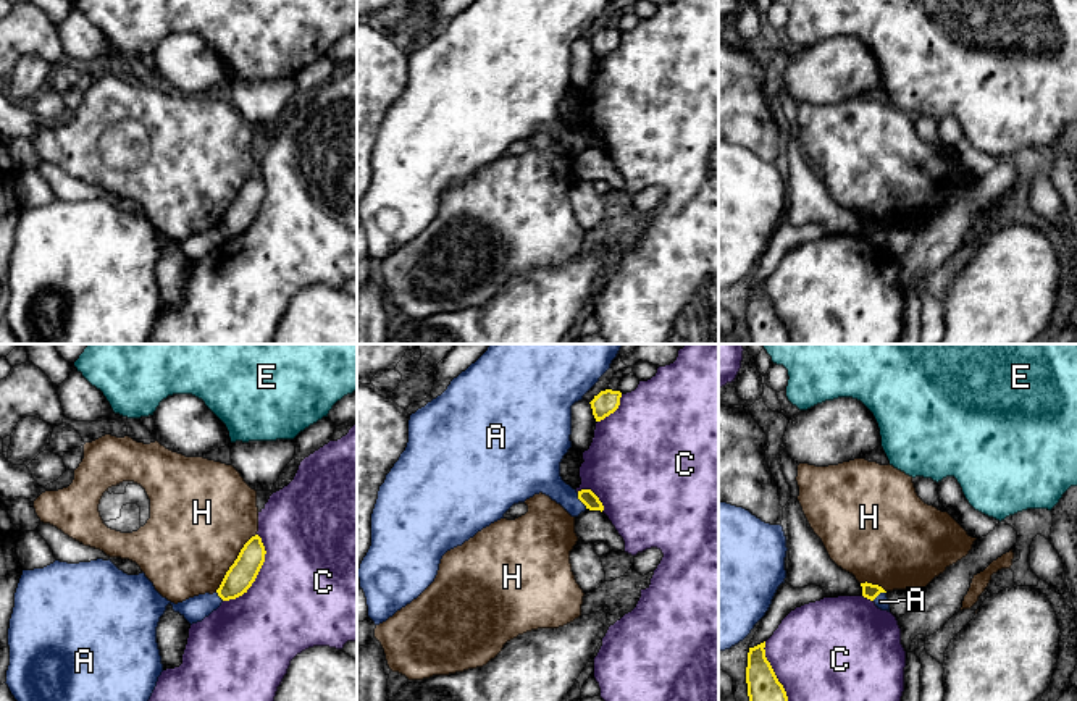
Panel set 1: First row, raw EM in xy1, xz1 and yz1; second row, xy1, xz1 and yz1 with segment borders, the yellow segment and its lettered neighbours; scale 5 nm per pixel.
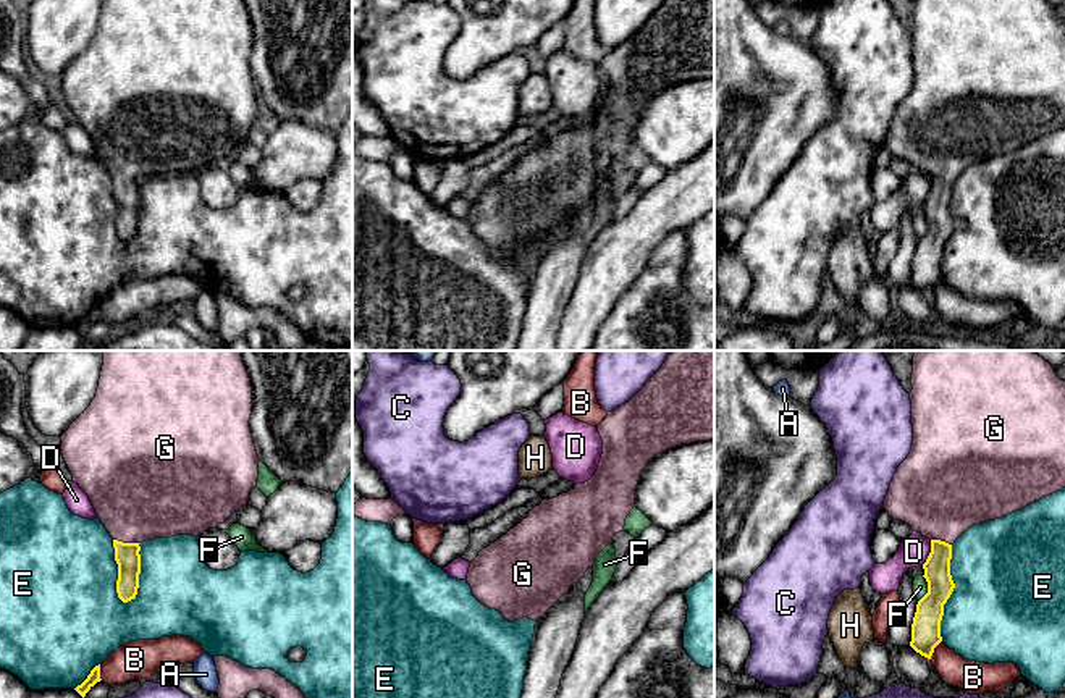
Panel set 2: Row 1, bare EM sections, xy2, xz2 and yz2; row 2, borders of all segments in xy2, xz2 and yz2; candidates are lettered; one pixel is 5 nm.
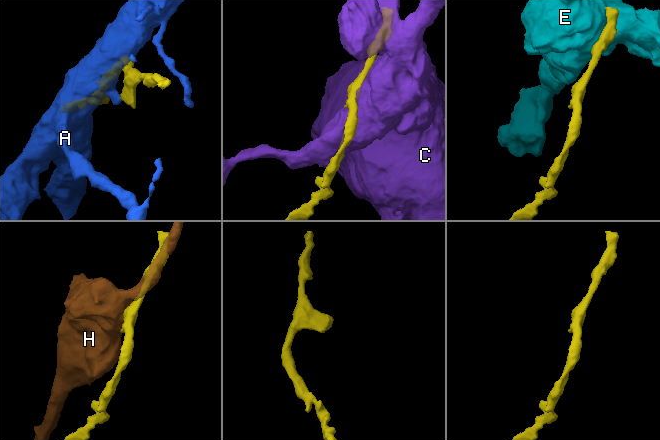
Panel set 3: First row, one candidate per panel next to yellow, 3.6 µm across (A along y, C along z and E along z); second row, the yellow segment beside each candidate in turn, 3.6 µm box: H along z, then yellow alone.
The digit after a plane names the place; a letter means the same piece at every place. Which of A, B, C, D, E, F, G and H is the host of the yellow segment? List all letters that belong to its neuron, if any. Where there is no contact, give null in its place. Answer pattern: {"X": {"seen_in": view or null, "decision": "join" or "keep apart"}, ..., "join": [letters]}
{"A": {"seen_in": "xz1", "decision": "keep apart"}, "B": {"seen_in": "yz2", "decision": "keep apart"}, "C": {"seen_in": "xy1", "decision": "keep apart"}, "D": {"seen_in": "yz2", "decision": "keep apart"}, "E": {"seen_in": "xy2", "decision": "keep apart"}, "F": {"seen_in": "yz2", "decision": "keep apart"}, "G": {"seen_in": "xy2", "decision": "join"}, "H": {"seen_in": "xy1", "decision": "keep apart"}, "join": ["G"]}

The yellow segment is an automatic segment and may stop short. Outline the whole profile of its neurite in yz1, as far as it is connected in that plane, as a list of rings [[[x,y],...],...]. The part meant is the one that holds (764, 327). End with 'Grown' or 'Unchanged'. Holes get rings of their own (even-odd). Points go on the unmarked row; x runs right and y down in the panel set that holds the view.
[[[765,279],[749,286],[746,321],[749,344],[790,344],[783,323],[765,296]]]. Unchanged

